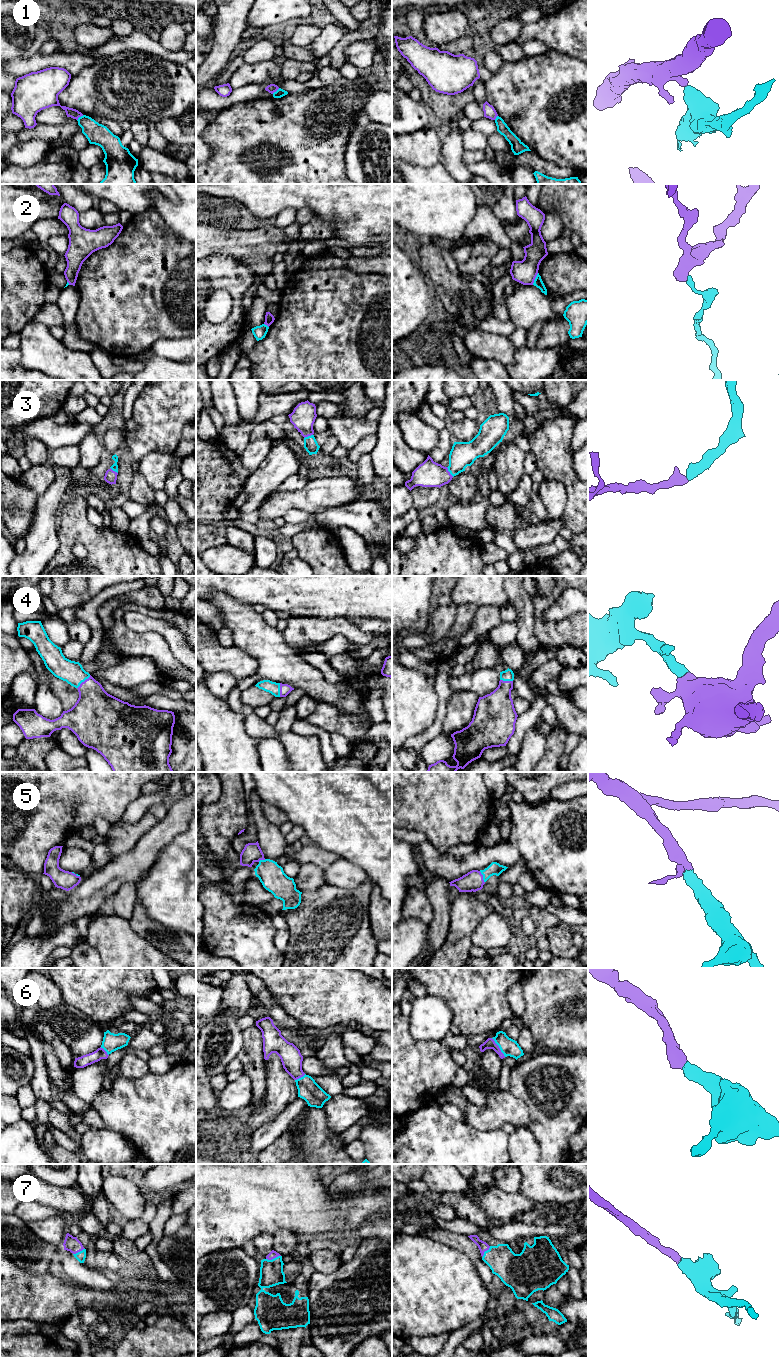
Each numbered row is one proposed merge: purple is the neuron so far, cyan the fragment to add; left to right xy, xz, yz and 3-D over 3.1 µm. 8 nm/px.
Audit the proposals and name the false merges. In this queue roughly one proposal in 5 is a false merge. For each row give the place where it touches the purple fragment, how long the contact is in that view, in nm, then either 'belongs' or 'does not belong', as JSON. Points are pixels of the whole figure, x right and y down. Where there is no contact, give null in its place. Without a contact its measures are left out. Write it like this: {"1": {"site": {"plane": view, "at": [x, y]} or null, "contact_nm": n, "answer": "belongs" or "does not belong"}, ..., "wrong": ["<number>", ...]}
{"1": {"site": {"plane": "xy", "at": [79, 116]}, "contact_nm": 70, "answer": "does not belong"}, "2": {"site": {"plane": "yz", "at": [534, 279]}, "contact_nm": 110, "answer": "does not belong"}, "3": {"site": {"plane": "yz", "at": [449, 472]}, "contact_nm": 100, "answer": "belongs"}, "4": {"site": {"plane": "xy", "at": [84, 681]}, "contact_nm": 160, "answer": "belongs"}, "5": {"site": {"plane": "yz", "at": [482, 877]}, "contact_nm": 100, "answer": "belongs"}, "6": {"site": {"plane": "yz", "at": [498, 1047]}, "contact_nm": 190, "answer": "belongs"}, "7": {"site": {"plane": "xz", "at": [273, 1258]}, "contact_nm": 120, "answer": "belongs"}, "wrong": ["1", "2"]}

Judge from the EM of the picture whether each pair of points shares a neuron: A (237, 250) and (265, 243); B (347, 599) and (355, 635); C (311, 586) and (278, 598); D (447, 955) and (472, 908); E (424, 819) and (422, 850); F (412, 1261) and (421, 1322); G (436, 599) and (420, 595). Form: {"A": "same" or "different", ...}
{"A": "same", "B": "different", "C": "same", "D": "same", "E": "different", "F": "same", "G": "different"}

